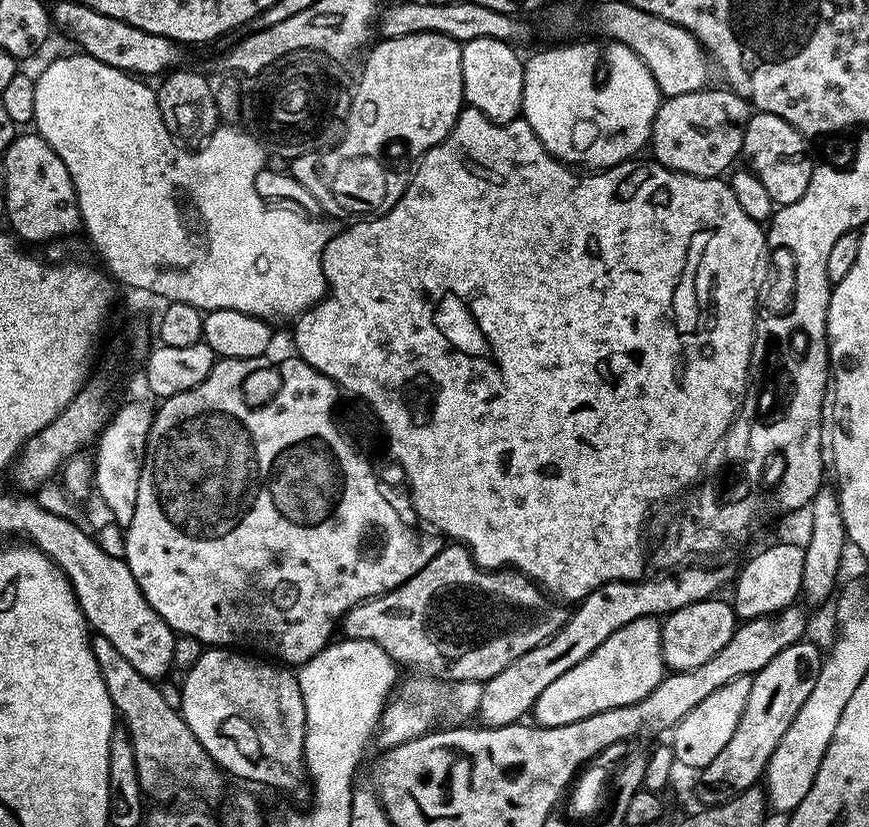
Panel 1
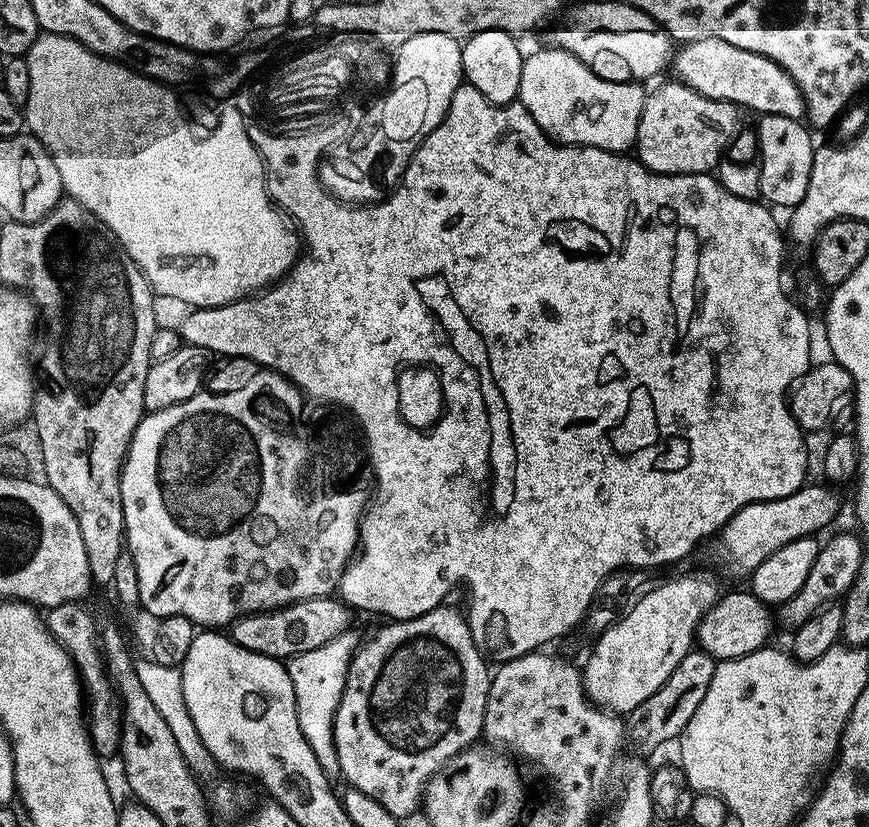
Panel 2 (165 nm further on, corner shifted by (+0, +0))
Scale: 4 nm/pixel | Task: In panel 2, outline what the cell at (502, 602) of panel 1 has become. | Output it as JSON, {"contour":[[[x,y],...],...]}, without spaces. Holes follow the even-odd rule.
{"contour":[[[319,596],[288,604],[284,608],[274,608],[271,612],[252,612],[248,616],[240,616],[230,626],[230,637],[246,650],[284,662],[298,654],[306,654],[306,650],[318,650],[318,646],[326,646],[326,642],[349,631],[353,627],[352,616],[353,609],[343,600]]]}

